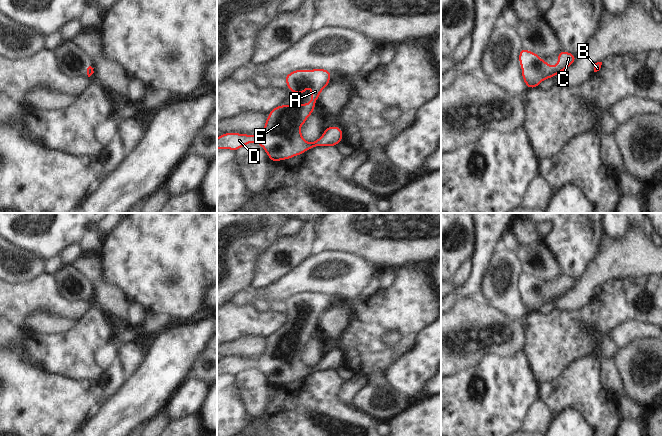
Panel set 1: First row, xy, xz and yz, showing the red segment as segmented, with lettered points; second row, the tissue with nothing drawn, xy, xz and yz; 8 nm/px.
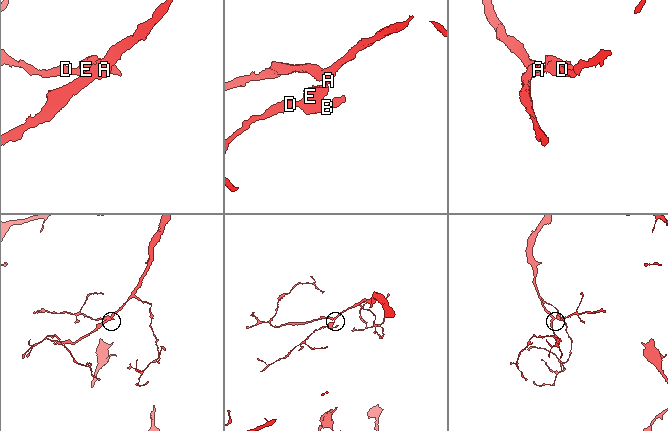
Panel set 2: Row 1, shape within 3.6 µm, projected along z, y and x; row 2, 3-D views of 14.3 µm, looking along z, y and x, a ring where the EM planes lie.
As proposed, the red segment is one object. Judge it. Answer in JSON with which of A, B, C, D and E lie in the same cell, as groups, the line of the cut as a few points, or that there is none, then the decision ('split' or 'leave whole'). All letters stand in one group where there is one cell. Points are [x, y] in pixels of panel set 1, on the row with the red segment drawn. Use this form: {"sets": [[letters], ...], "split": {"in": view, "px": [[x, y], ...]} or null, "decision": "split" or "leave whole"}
{"sets": [["A", "B", "C", "D", "E"]], "split": null, "decision": "leave whole"}

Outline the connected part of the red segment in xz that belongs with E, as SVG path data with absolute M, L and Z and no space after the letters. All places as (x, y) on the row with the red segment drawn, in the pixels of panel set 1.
M314 68L308 70L294 70L285 76L287 89L294 94L304 94L306 88L311 88L311 101L307 104L276 106L269 112L269 117L266 118L266 123L263 130L258 135L240 134L234 132L224 133L217 138L218 149L230 149L237 151L239 148L248 145L250 142L255 142L262 146L271 161L278 162L305 153L307 150L318 146L337 146L343 140L343 132L338 126L326 127L323 135L314 142L306 142L301 133L300 126L304 126L307 118L314 112L315 102L319 99L321 91L329 85L331 71L325 69Z

